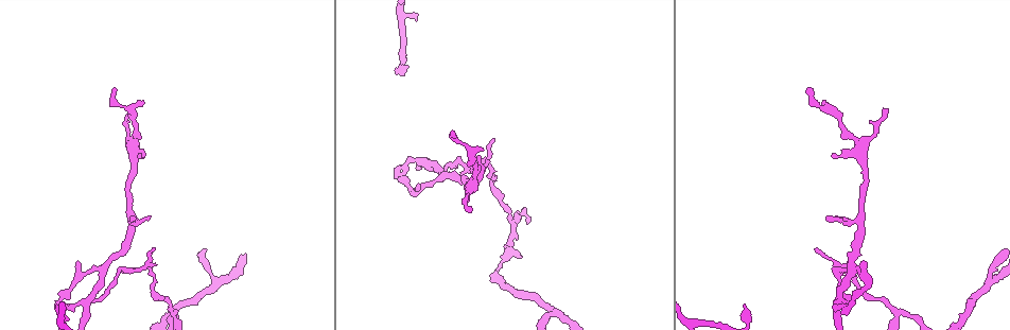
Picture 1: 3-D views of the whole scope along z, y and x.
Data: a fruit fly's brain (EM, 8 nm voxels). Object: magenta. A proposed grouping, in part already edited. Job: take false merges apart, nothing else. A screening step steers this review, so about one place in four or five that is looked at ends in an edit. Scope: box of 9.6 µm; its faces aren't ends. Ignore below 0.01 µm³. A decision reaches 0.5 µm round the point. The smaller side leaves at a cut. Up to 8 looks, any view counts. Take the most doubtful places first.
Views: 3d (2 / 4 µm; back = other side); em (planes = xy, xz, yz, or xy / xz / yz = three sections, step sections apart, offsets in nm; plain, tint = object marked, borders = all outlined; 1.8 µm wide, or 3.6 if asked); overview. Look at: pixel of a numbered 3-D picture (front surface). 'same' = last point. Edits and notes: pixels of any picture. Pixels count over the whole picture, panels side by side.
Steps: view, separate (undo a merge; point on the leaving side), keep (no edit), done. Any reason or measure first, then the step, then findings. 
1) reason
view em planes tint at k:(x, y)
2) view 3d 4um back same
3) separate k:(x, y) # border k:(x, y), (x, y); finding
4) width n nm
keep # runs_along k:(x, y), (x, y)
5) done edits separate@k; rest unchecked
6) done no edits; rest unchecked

two arms at a narrow angle
view em planes tint at 1:(100, 285)

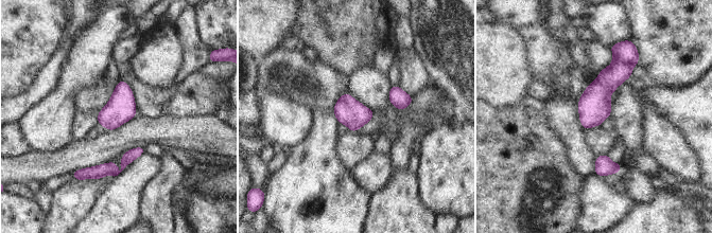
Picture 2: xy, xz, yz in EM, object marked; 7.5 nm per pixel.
keep # one cell here

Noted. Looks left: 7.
thin neck
view em xy step 4 tint at 1:(555, 312)

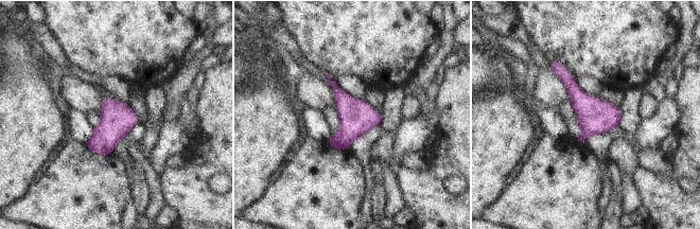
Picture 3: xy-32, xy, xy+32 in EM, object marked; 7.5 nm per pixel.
view em yz step 4 tint same

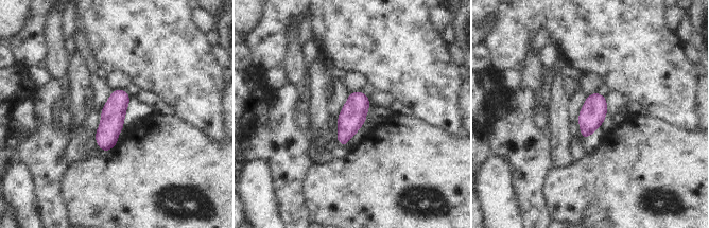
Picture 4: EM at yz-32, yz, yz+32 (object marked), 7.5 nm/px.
keep # continuous, no second cell

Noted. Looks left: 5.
sharp bend
view 3d 2um at 1:(67, 320)

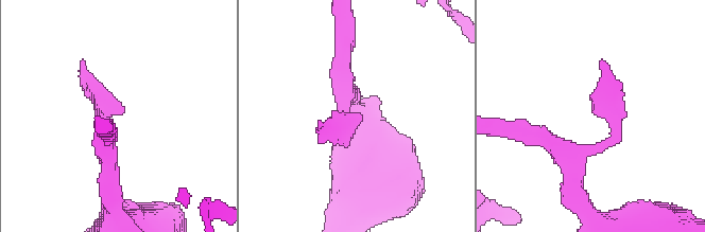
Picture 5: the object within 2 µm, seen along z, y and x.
now the EM
view em planes borders at 5:(341, 137)

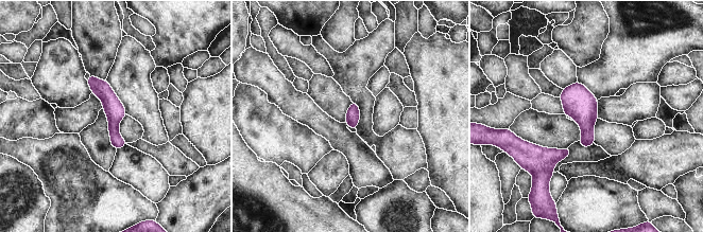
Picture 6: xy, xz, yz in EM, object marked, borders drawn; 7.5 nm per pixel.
keep # runs_along 6:(90, 78), (114, 108), (119, 145); all the same cell

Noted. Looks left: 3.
done no edits; rest unchecked

